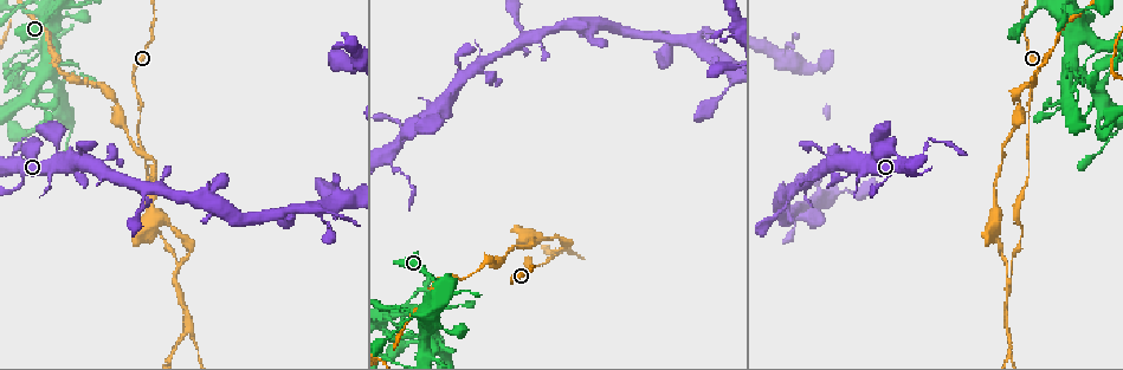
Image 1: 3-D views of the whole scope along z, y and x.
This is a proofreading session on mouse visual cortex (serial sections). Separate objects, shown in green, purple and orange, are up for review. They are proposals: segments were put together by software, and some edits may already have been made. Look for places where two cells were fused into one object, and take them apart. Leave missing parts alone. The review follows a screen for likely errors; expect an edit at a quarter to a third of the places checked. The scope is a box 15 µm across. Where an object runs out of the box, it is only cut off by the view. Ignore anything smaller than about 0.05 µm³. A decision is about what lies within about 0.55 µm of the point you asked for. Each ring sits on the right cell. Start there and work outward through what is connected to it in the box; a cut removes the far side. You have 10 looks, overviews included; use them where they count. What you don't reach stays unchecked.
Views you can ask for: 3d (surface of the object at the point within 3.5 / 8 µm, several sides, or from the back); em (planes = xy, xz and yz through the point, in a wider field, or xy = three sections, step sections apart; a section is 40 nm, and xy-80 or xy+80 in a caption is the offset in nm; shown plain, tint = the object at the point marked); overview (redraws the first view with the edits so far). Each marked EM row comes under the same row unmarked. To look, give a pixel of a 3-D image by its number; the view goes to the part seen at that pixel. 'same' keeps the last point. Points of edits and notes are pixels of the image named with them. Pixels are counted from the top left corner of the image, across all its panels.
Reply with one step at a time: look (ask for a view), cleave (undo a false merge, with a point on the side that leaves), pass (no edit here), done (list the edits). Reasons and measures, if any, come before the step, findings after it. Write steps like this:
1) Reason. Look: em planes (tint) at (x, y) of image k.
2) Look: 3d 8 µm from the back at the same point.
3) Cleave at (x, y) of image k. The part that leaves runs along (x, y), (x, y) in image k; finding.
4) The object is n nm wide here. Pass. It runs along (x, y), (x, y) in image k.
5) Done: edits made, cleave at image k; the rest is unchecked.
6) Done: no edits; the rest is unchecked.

Look: em xy step 1 (tint) at (418, 313) of image 1.

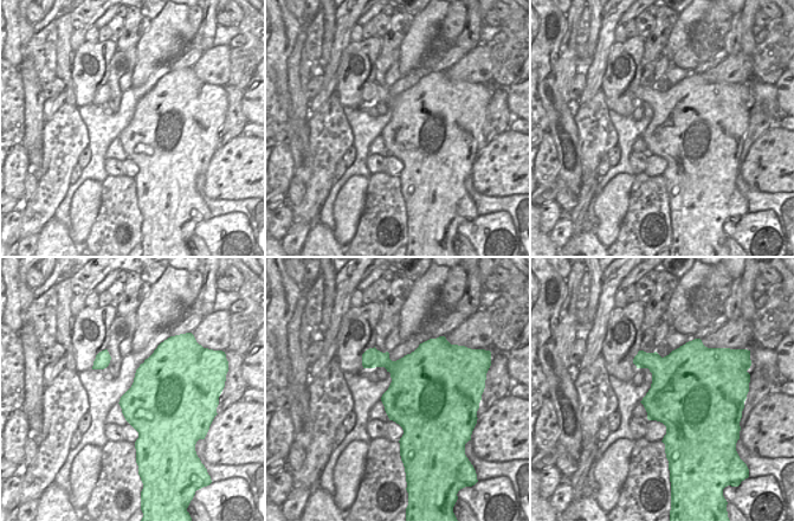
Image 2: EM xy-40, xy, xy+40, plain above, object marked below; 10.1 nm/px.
See where the arms go. Look: 3d 3.5 µm from the back at the same point.

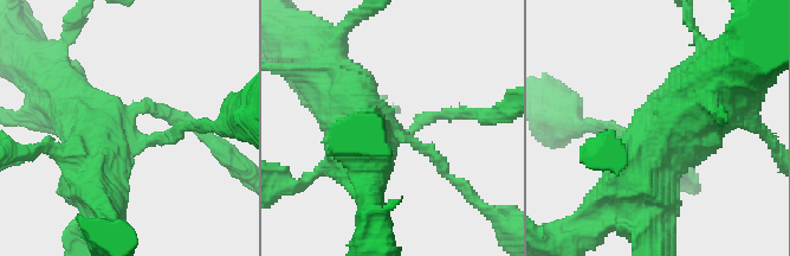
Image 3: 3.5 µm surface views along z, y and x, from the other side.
Pass. One cell here.

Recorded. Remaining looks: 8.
Four or more arms meet. Look: 3d 3.5 µm at (1077, 69) of image 1.

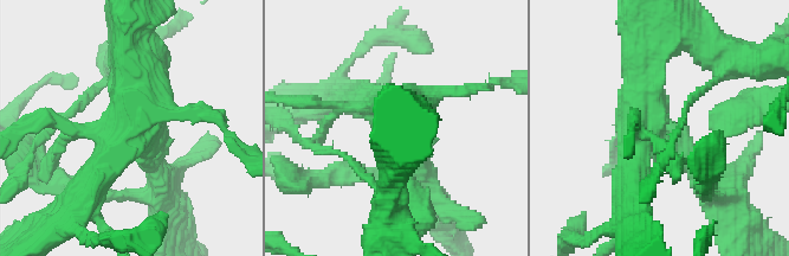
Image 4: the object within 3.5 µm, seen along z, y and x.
Look: em xy step 1 (tint) at (148, 139) of image 4.

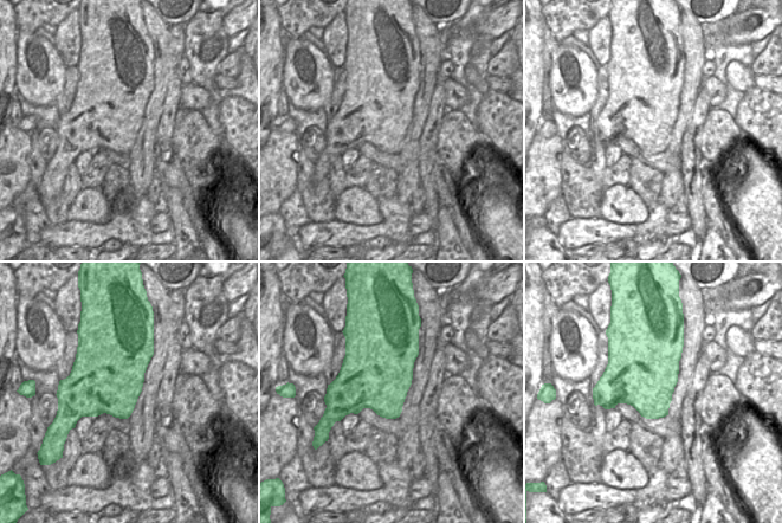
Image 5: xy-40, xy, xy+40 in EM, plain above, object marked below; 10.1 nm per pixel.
Cut it another way. Look: em planes (tint) at the same point.

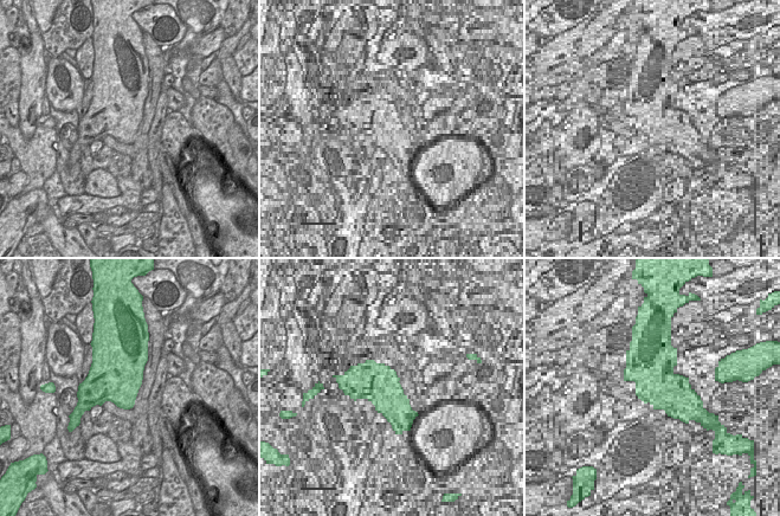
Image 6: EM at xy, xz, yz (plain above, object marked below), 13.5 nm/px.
The object is 700 nm wide here. Pass. It runs along (652, 46), (642, 127), (704, 171) in image 4; one cell here.

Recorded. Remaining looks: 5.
Small branch off a trunk. Look: 3d 3.5 µm at (148, 189) of image 1.

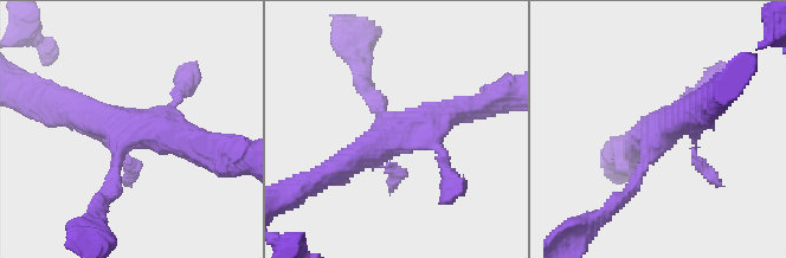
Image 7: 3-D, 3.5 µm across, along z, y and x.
Need the tissue. Look: em planes (tint) at (124, 122) of image 7.

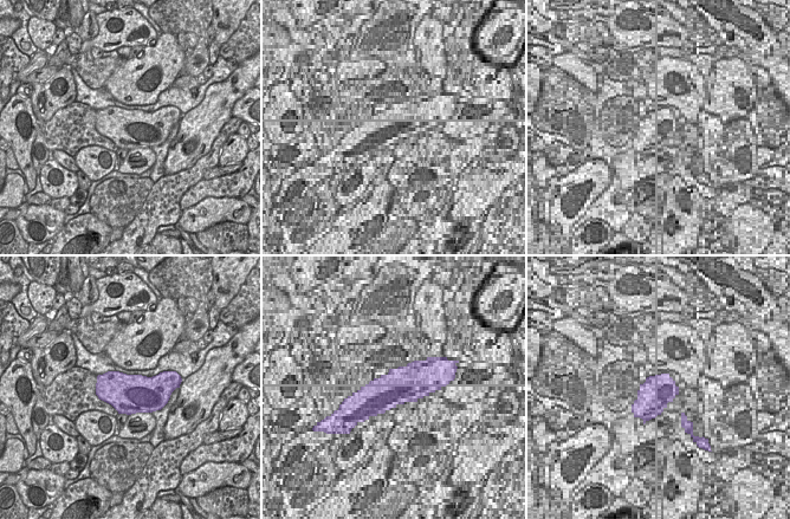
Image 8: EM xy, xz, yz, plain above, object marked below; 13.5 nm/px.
Pass. It runs along (323, 175), (379, 142), (458, 109) in image 7; all the same cell.

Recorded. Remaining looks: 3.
Abrupt turn. Look: 3d 3.5 µm from the back at (11, 160) of image 1.

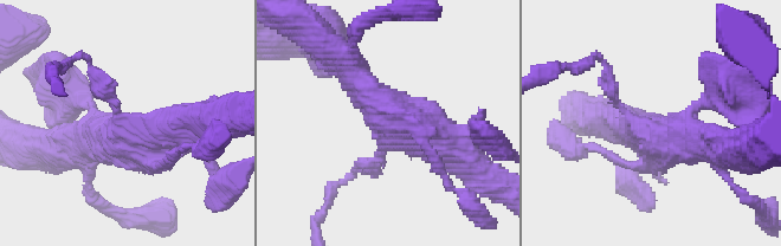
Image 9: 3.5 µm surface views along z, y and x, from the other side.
Need the tissue. Look: em xy step 3 (tint) at (387, 136) of image 9.

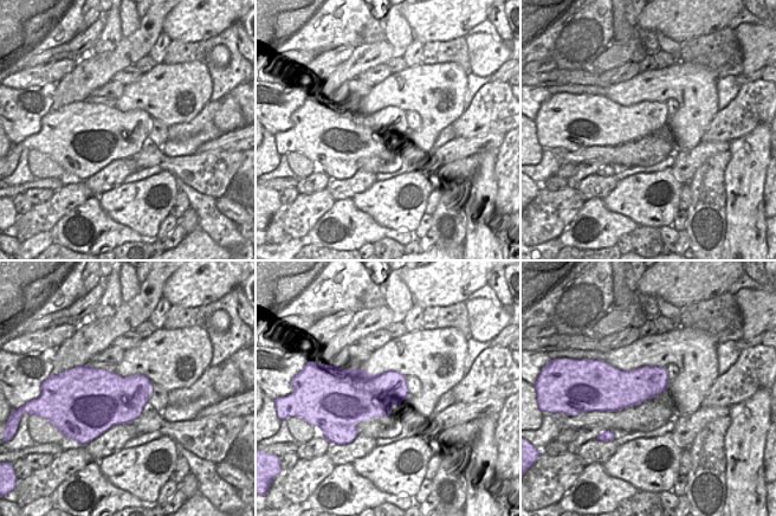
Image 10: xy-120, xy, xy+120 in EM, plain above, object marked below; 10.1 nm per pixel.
Cleave at (107, 81) of image 9. The part that leaves runs along (117, 109), (85, 58), (56, 65) in image 9; two cells meet here.

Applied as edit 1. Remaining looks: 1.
Done: edits made, cleave at image 9; the rest is unchecked.

